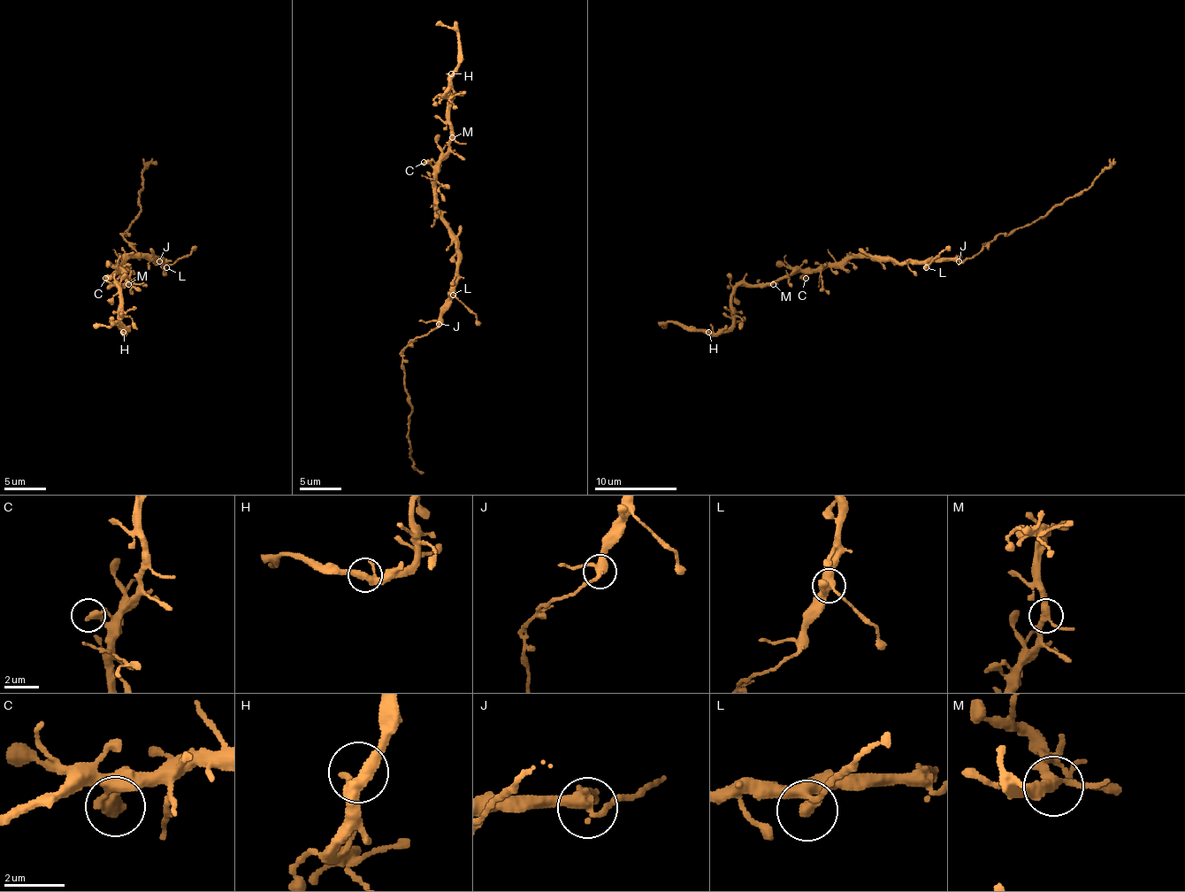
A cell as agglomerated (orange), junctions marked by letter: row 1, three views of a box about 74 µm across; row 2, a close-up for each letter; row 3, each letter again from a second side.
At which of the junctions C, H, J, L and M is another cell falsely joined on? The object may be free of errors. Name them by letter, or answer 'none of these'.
J

